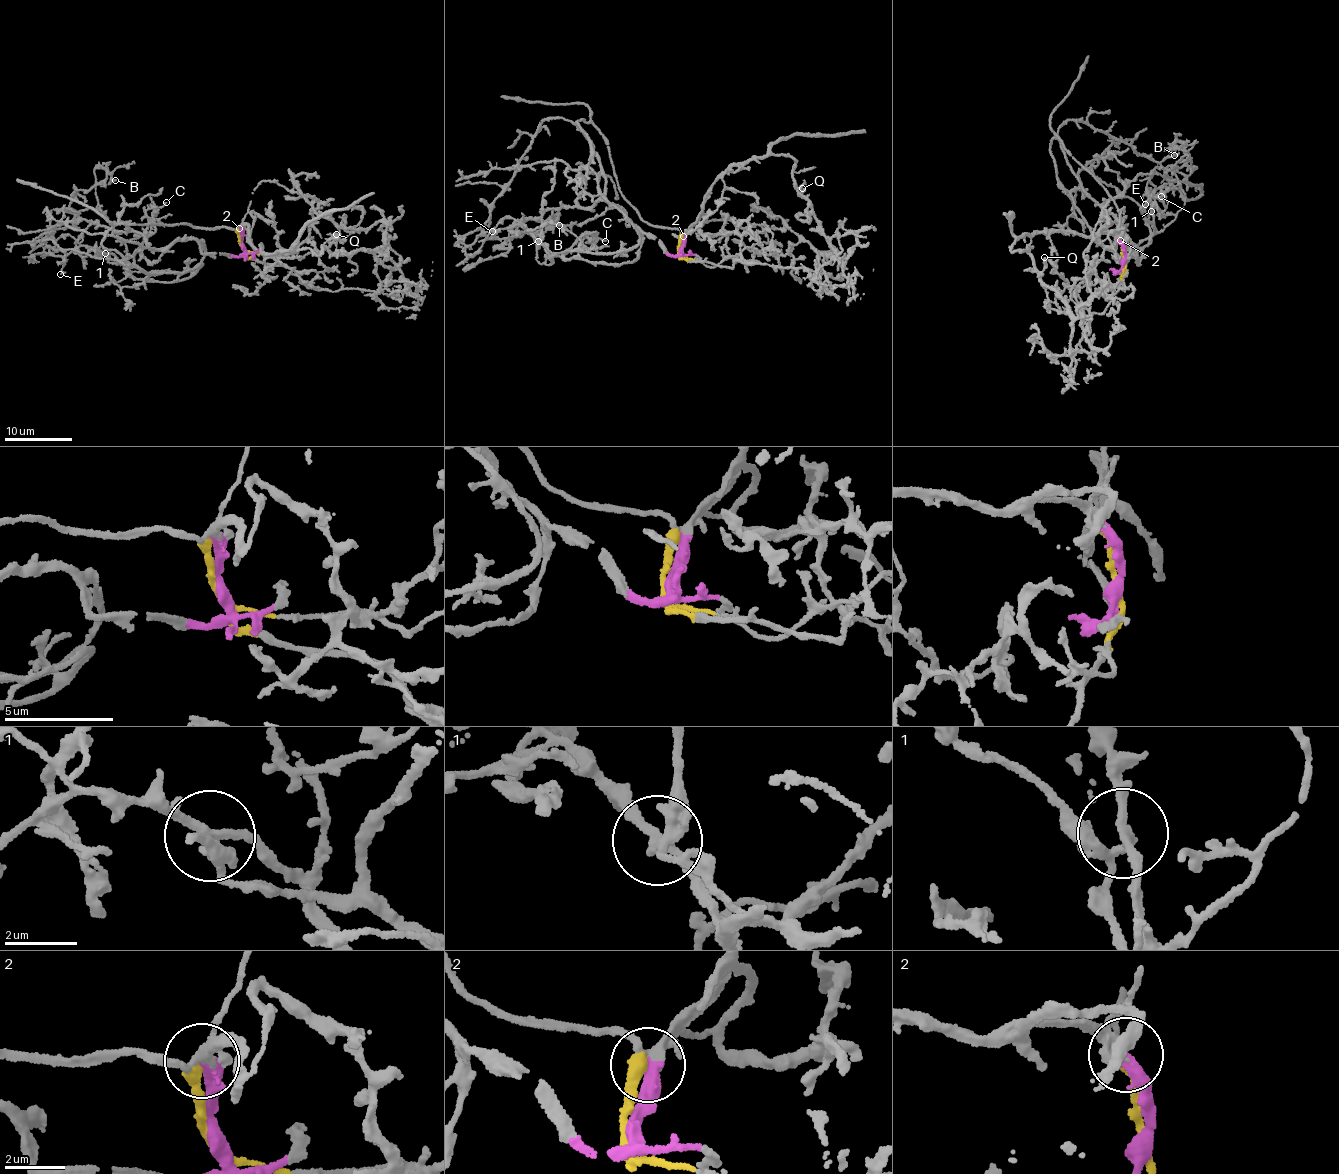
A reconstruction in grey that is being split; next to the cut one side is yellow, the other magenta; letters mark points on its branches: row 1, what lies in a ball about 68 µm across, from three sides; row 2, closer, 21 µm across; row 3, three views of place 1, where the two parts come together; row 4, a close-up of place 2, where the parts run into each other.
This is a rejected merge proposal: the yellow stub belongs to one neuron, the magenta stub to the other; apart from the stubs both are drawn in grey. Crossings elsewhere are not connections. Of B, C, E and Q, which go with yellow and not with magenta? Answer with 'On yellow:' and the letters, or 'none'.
On yellow: B, C, E

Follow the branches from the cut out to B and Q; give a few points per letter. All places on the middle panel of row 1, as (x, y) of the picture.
B: (679, 250), (678, 230), (625, 199), (585, 121), (602, 194), (639, 237), (540, 264), (535, 234), (560, 226)
Q: (679, 250), (712, 184), (733, 166), (765, 155), (792, 156), (798, 194), (802, 187)

